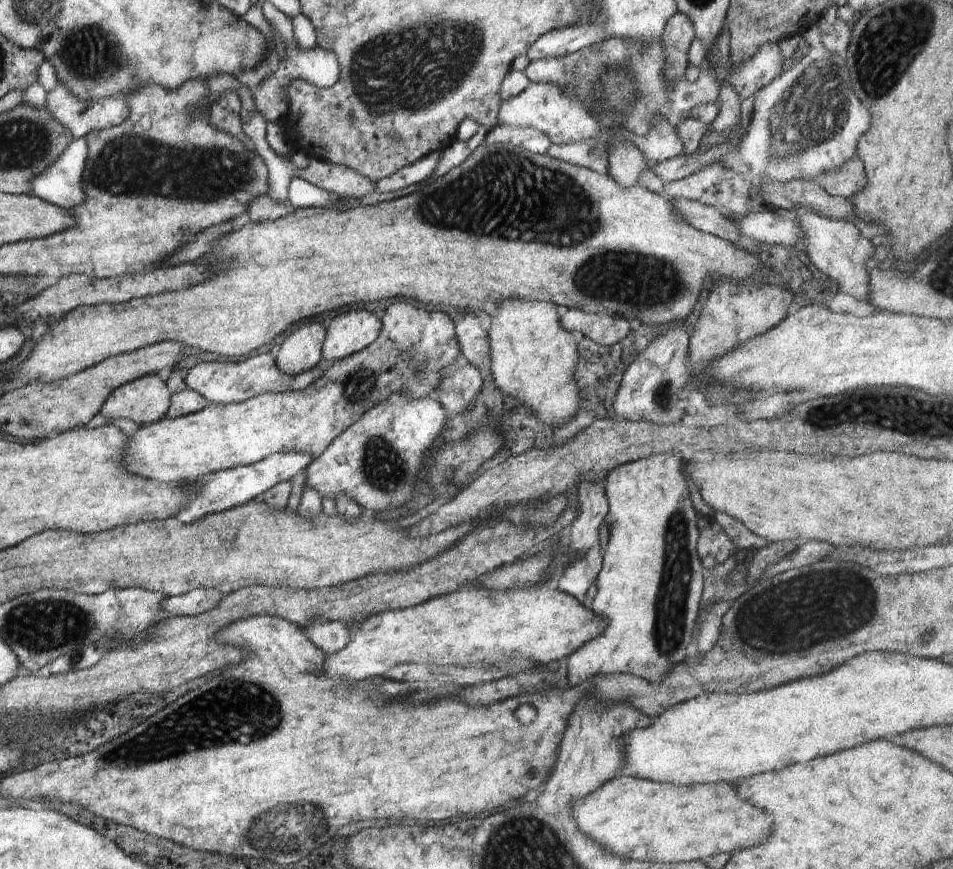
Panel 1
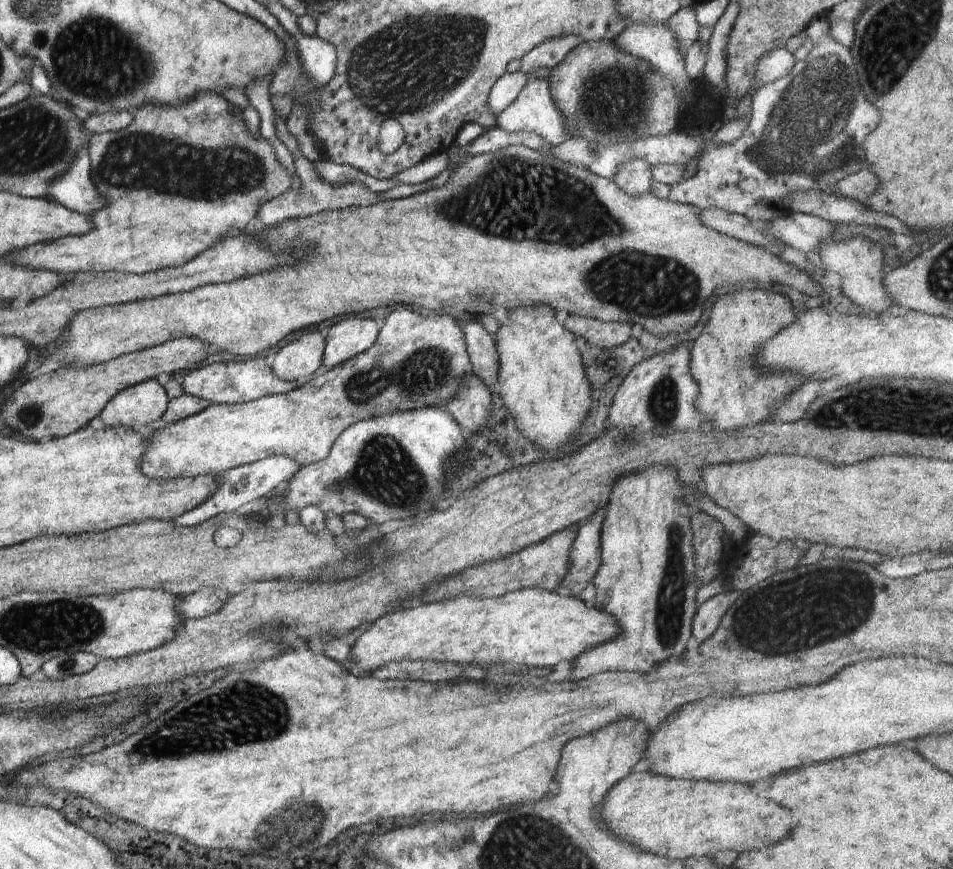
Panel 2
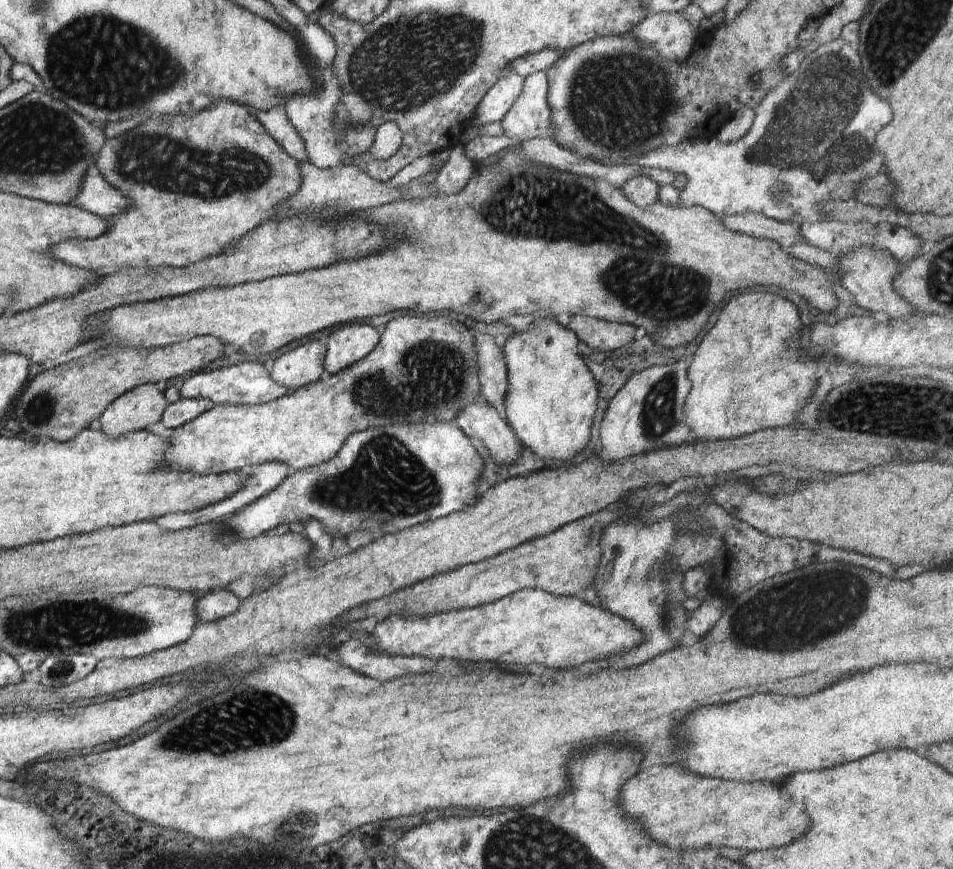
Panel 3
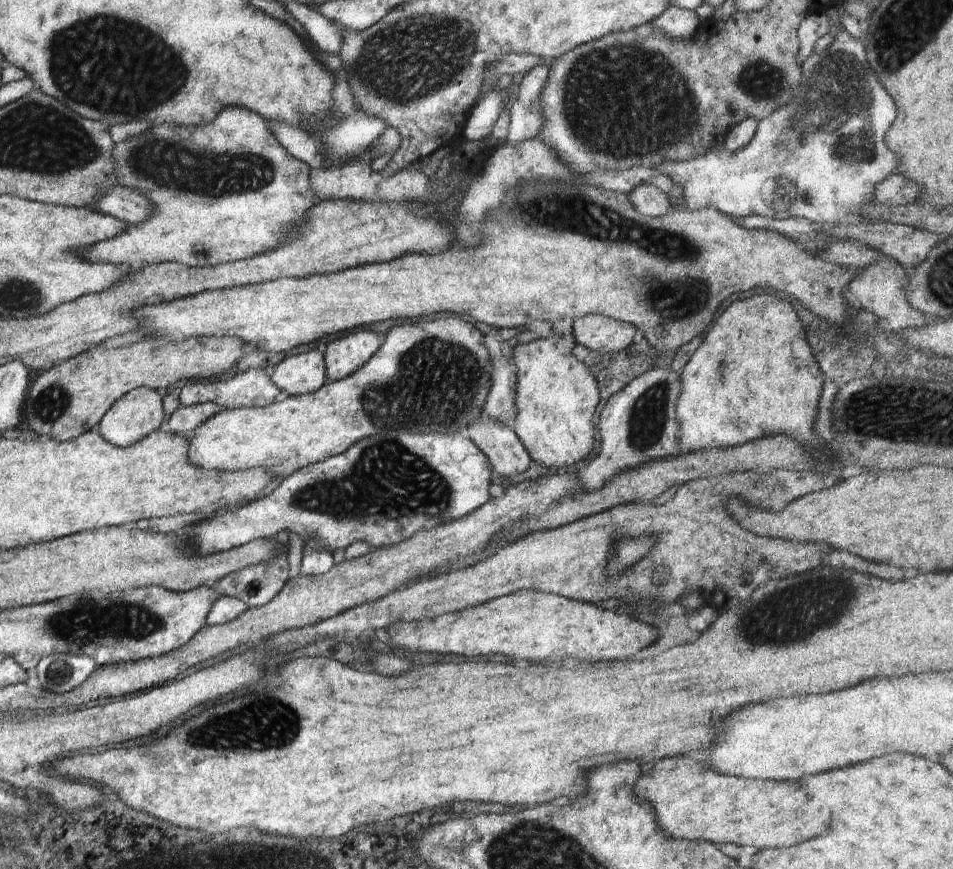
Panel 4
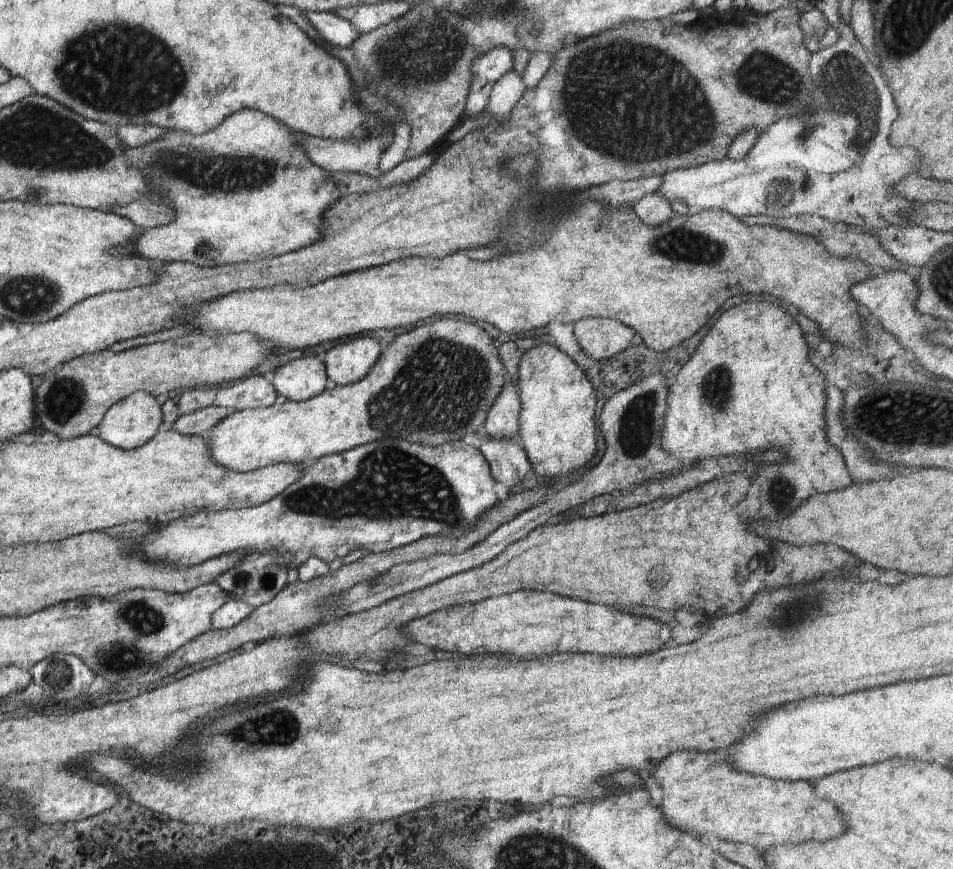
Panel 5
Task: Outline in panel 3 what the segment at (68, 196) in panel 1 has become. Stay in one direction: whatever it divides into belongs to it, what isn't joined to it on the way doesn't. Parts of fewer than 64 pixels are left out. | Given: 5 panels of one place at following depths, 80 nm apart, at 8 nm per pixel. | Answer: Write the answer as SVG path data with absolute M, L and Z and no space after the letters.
M94 165L87 170L71 204L107 219L120 215L129 206L129 198L111 187Z

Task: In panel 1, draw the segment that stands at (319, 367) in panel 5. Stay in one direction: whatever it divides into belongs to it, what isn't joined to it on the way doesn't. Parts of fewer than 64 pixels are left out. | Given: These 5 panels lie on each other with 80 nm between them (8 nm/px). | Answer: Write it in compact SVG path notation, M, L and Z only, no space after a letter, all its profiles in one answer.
M322 323L304 324L275 349L276 366L288 376L310 371L323 359L326 329Z

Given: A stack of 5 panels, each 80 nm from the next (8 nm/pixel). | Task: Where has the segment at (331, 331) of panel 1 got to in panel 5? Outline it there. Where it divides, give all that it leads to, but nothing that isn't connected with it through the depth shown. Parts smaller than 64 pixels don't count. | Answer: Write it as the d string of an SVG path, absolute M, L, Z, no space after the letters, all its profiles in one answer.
M370 336L338 344L326 352L327 378L338 387L354 384L369 373L380 355L380 343Z

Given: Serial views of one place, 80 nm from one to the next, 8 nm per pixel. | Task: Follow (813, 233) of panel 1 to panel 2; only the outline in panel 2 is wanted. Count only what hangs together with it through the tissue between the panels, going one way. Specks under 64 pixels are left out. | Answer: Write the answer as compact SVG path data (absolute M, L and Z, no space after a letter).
M861 236L852 237L846 241L829 239L821 243L814 258L821 268L827 268L840 274L842 294L858 307L873 311L877 315L895 304L883 285L883 274L885 273L883 268L886 256L882 244Z

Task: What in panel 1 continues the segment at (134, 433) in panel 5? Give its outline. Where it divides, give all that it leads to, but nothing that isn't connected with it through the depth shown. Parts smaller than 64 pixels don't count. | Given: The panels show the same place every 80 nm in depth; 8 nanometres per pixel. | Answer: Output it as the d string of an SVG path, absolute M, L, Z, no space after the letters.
M148 375L113 390L100 413L108 420L128 418L147 425L165 417L171 395L158 375Z

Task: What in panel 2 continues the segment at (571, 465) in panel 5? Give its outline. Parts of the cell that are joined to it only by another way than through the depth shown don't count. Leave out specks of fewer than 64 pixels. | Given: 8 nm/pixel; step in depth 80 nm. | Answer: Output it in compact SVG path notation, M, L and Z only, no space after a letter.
M546 305L520 307L507 313L513 323L501 326L495 343L500 365L497 376L500 385L498 396L514 419L515 427L526 440L544 451L555 451L583 432L583 424L591 410L592 389L586 380L583 358L575 345L578 336L560 325L555 317L556 311Z

